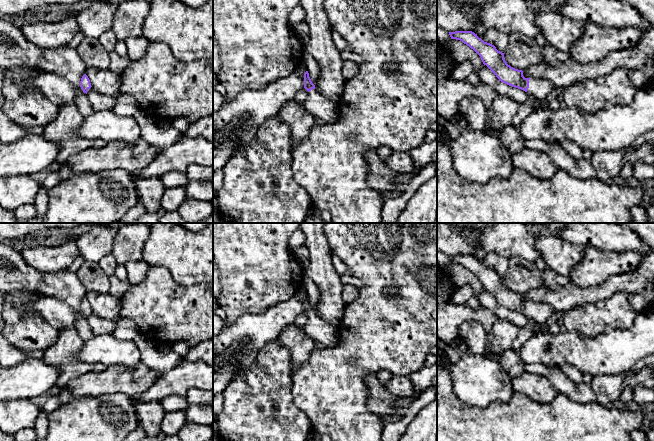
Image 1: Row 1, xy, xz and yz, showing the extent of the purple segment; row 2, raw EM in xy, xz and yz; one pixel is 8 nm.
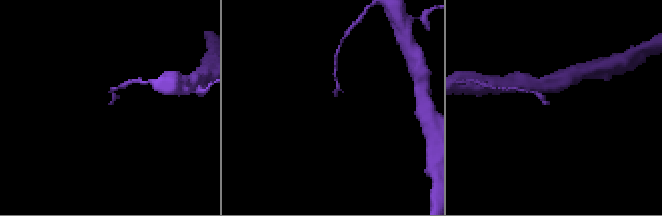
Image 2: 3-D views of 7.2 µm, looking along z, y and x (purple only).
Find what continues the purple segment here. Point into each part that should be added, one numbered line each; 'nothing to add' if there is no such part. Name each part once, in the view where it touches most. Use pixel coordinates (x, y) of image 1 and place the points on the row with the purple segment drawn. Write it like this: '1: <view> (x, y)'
1: yz (540, 88)

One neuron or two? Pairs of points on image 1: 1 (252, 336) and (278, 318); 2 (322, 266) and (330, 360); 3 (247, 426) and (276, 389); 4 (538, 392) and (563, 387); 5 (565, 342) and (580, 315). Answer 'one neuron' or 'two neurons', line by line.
1: one neuron
2: two neurons
3: one neuron
4: two neurons
5: two neurons

